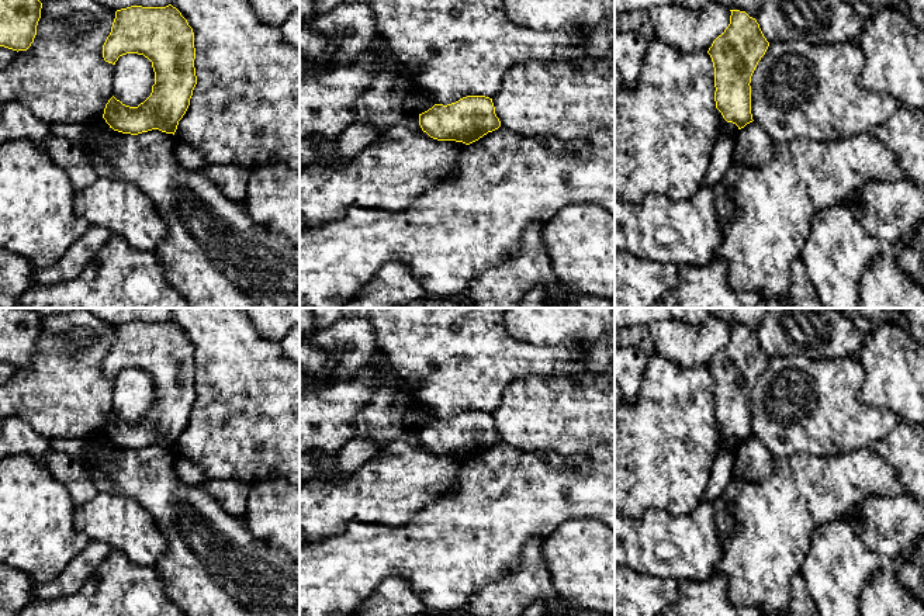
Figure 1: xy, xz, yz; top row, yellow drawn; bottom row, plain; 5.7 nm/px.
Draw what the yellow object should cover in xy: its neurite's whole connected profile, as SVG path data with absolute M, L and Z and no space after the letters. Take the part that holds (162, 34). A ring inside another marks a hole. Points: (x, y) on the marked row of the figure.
M172 4L117 10L103 45L103 58L115 65L127 53L143 55L152 62L152 93L138 107L125 105L113 96L103 118L110 128L122 134L159 129L174 135L197 84L193 28Z

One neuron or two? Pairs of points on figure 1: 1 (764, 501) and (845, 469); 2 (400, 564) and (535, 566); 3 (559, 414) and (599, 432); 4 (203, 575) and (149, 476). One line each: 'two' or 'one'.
1: one
2: two
3: one
4: one

